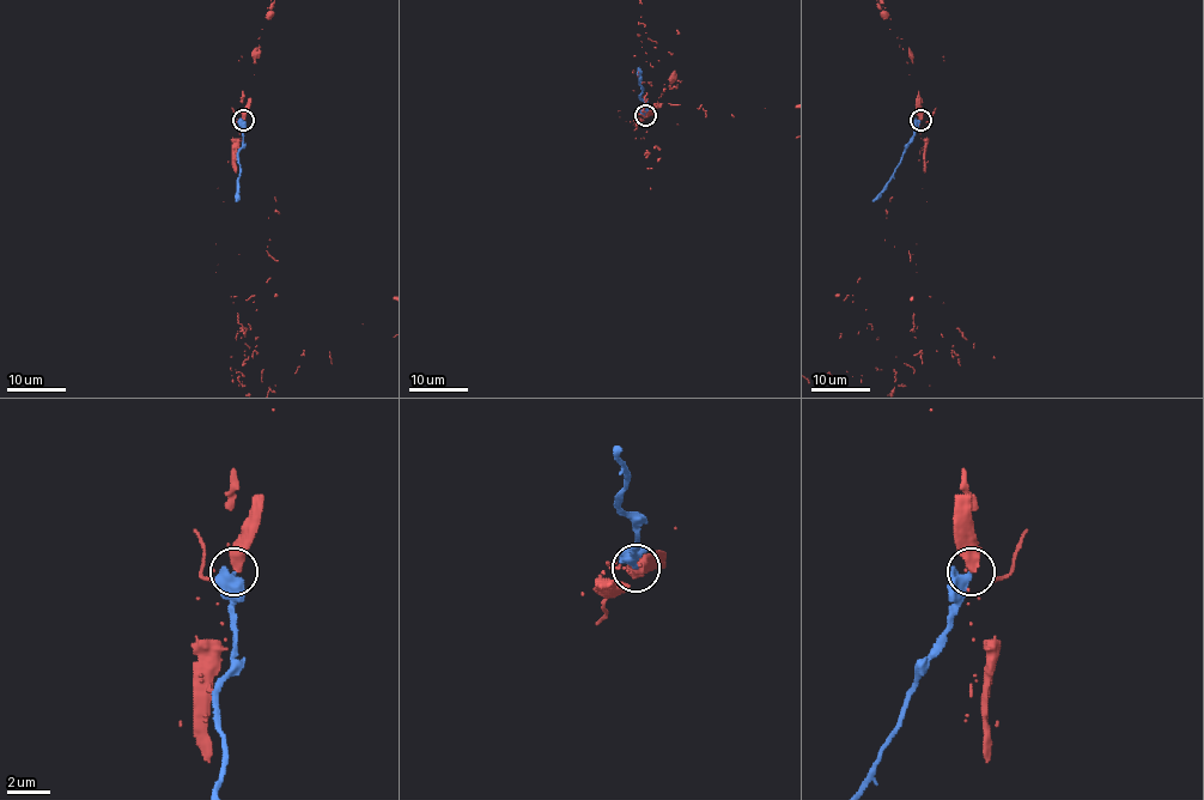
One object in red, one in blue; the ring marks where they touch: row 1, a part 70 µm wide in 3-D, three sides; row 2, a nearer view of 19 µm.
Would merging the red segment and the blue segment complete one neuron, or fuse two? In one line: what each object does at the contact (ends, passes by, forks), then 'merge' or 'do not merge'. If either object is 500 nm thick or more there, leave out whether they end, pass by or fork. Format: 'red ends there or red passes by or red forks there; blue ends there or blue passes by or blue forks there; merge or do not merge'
red forks there; blue passes by; do not merge

